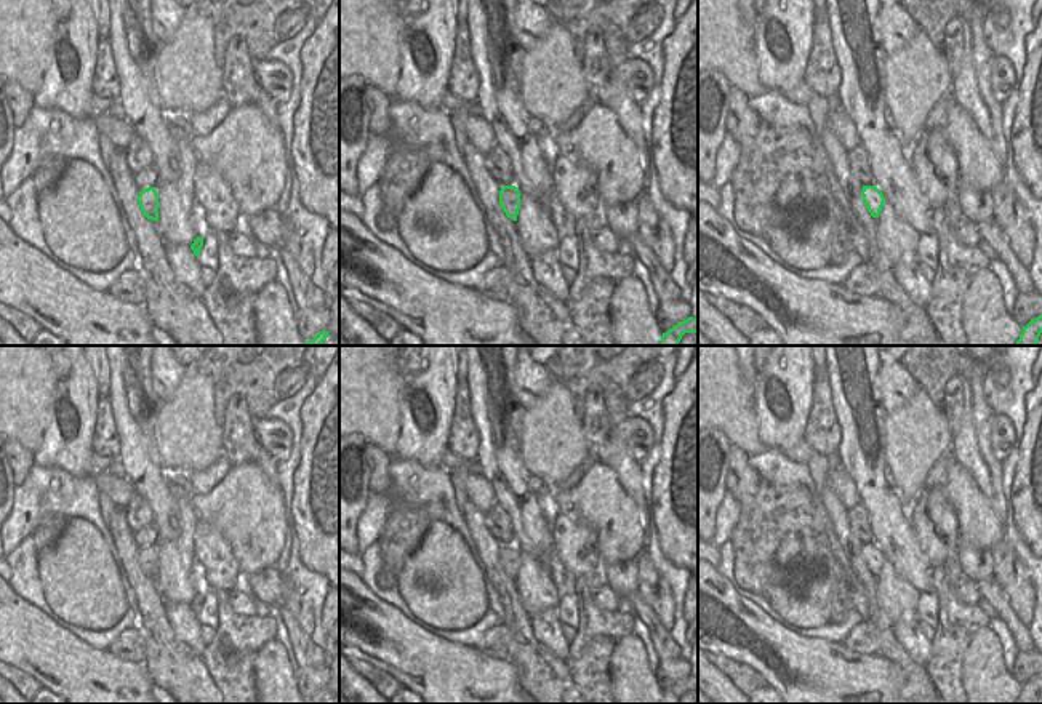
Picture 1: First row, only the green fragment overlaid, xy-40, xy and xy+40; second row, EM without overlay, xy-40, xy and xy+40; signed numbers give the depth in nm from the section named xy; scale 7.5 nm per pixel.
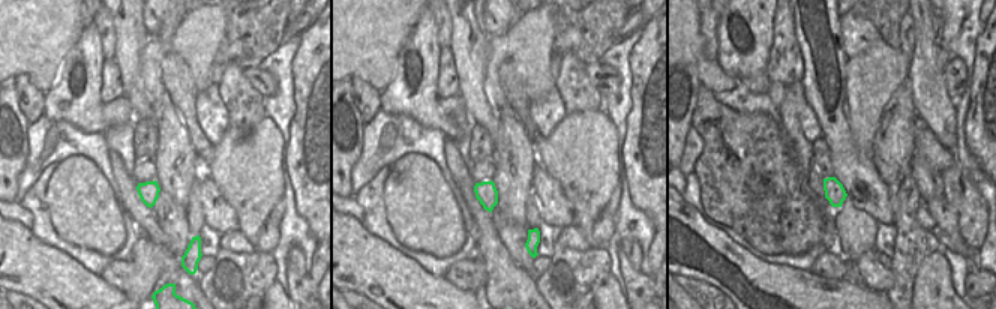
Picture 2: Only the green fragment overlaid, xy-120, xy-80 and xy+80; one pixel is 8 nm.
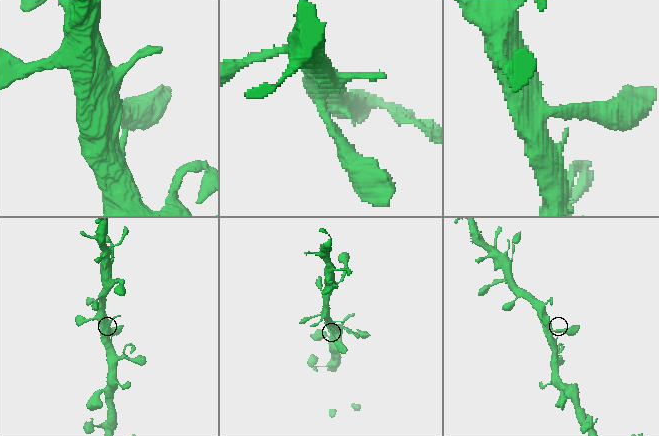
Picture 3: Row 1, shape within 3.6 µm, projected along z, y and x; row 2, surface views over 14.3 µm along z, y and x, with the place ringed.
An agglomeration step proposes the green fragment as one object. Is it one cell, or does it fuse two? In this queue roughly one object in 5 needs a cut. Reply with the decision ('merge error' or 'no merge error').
no merge error

